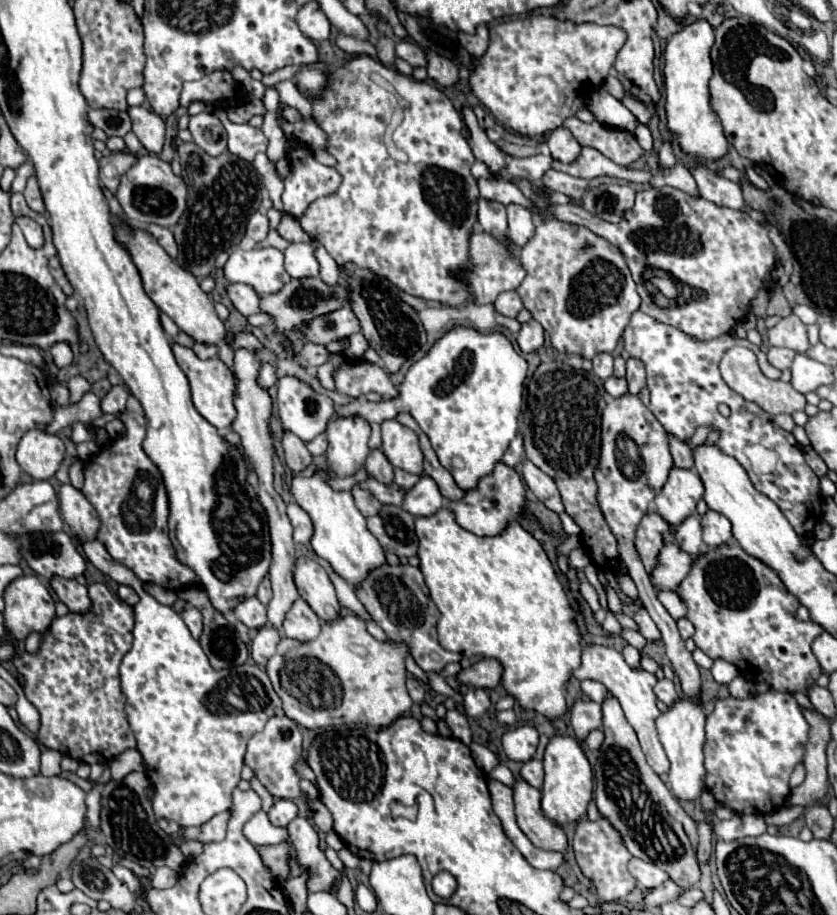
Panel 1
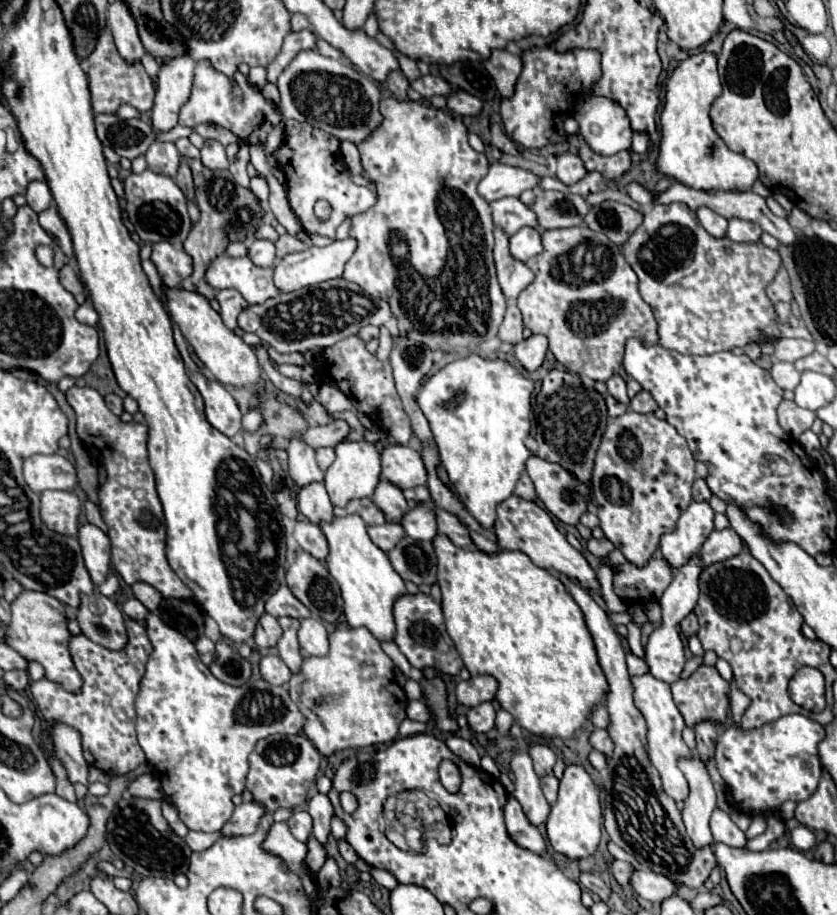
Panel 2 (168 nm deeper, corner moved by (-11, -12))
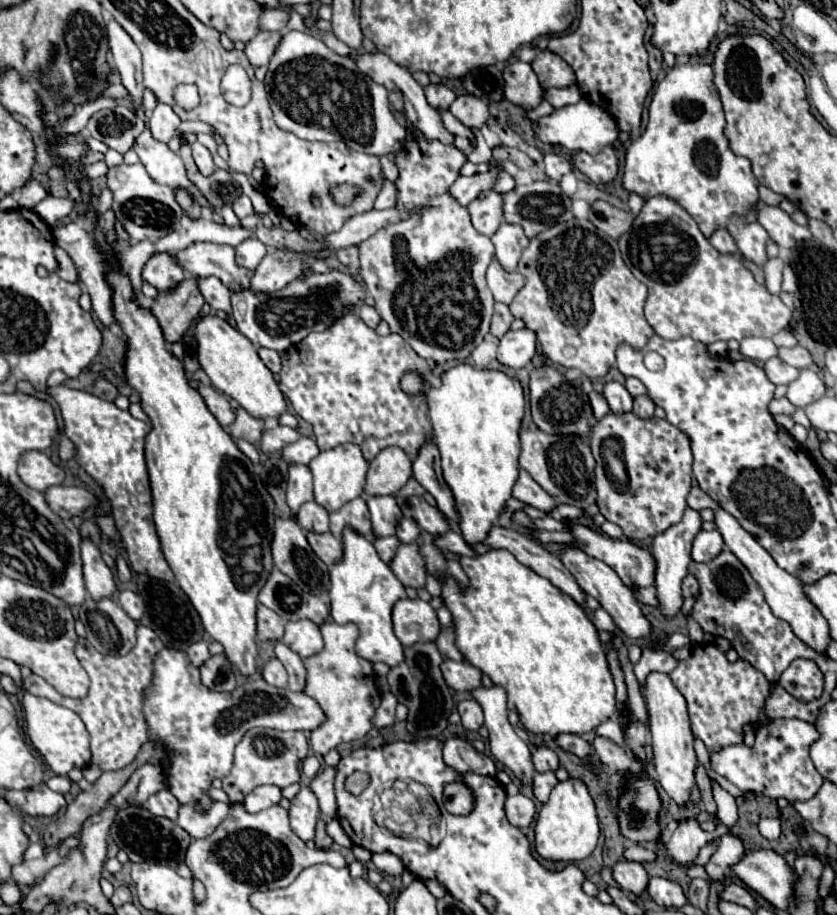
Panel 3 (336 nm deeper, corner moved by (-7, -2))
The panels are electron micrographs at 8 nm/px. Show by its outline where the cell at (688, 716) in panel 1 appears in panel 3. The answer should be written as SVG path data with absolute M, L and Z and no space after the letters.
M695 820L681 822L679 828L671 834L671 838L665 840L665 850L667 850L667 860L691 868L697 860L699 850L721 836L730 833L731 828L723 825L719 826L714 832L705 832L699 828Z

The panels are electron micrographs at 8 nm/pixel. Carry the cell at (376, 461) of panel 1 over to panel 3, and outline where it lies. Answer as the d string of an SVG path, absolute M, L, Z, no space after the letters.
M375 496L369 500L365 498L369 512L371 512L371 538L383 538L395 534L395 528L401 520L401 510L393 496Z

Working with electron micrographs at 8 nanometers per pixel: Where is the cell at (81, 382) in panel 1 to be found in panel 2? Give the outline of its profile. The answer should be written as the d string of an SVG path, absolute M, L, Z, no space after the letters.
M73 386L67 390L67 402L77 414L77 434L87 450L91 452L93 446L111 448L111 452L99 450L107 470L107 480L99 488L99 508L111 538L111 564L127 584L143 580L155 586L163 598L191 600L193 592L177 578L165 556L165 514L157 496L155 476L147 462L147 424L119 422L95 388Z

